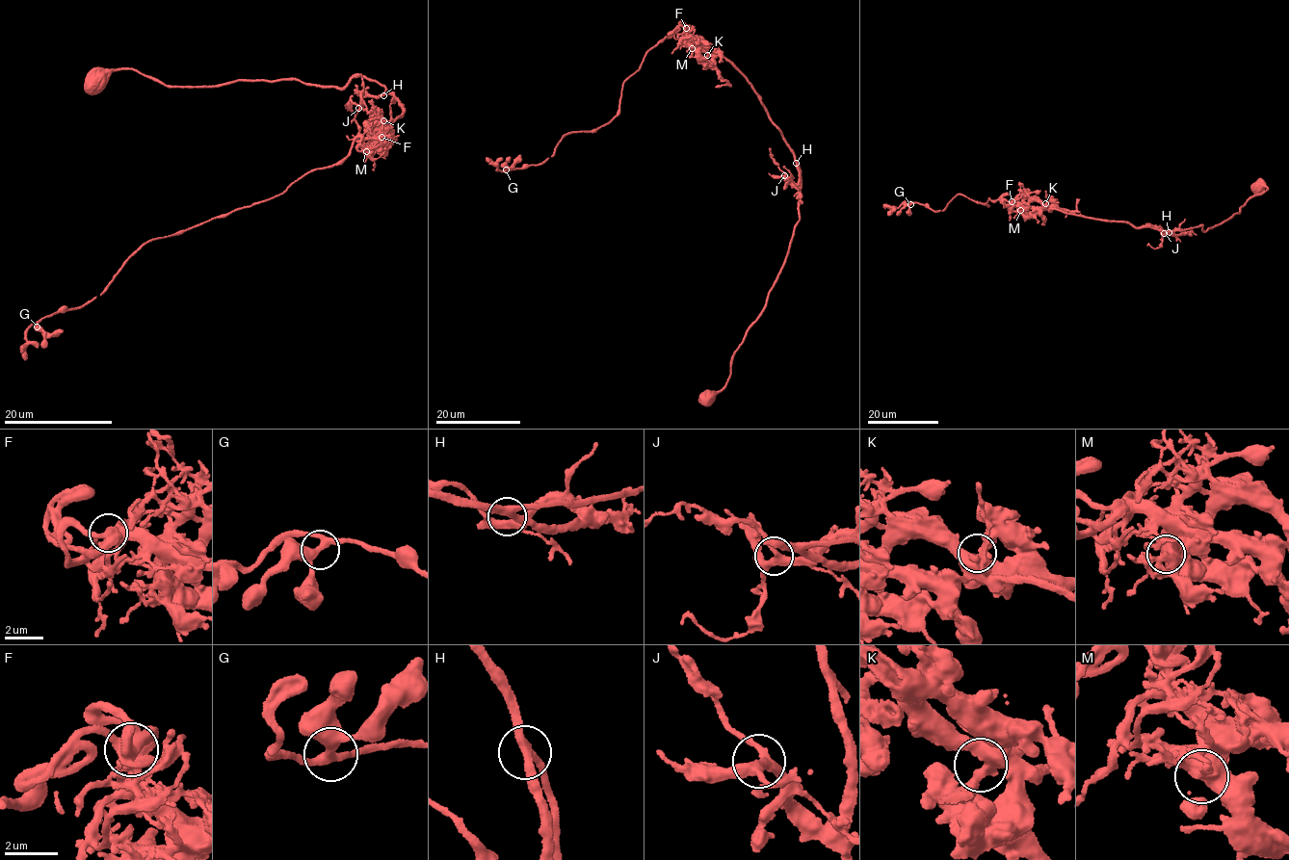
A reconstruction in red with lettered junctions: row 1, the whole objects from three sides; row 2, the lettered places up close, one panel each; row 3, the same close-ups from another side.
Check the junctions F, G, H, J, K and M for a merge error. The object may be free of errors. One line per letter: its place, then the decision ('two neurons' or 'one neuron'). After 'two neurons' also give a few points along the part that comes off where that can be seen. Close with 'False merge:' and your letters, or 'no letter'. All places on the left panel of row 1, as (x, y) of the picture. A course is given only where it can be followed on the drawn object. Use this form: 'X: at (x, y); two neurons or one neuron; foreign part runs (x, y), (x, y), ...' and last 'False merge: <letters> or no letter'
F: at (381, 137); one neuron
G: at (37, 326); one neuron
H: at (383, 95); one neuron
J: at (358, 108); one neuron
K: at (383, 120); one neuron
M: at (366, 151); one neuron
False merge: no letter

